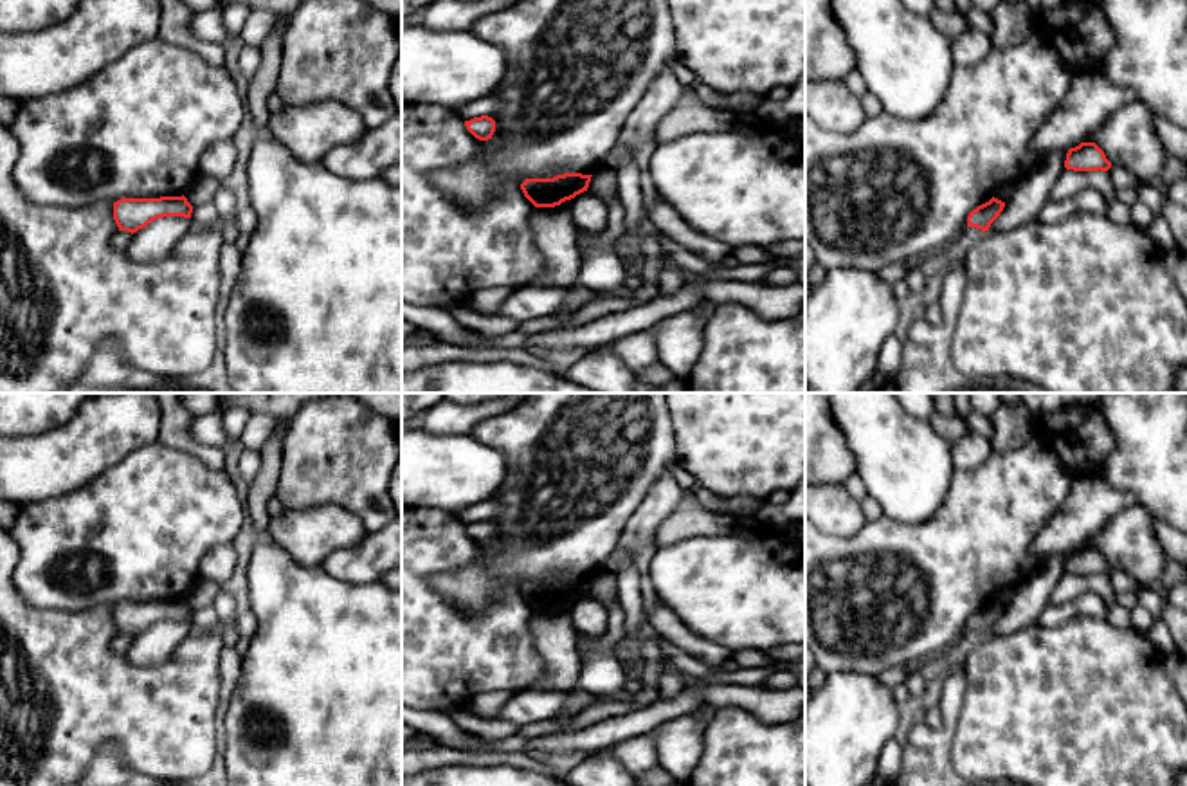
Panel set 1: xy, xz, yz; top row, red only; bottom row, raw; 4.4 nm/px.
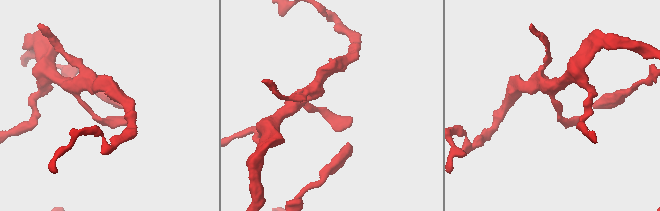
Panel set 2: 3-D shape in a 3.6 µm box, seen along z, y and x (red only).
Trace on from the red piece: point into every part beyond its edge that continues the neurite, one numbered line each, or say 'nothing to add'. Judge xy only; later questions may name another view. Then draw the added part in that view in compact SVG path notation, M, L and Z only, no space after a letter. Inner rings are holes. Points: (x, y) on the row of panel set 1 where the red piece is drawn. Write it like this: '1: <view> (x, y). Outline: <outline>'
nothing to add

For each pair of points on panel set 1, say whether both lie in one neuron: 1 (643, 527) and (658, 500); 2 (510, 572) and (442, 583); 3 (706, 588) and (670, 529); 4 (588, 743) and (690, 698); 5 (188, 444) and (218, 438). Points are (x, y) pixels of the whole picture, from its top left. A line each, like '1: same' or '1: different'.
1: same
2: same
3: different
4: same
5: different

